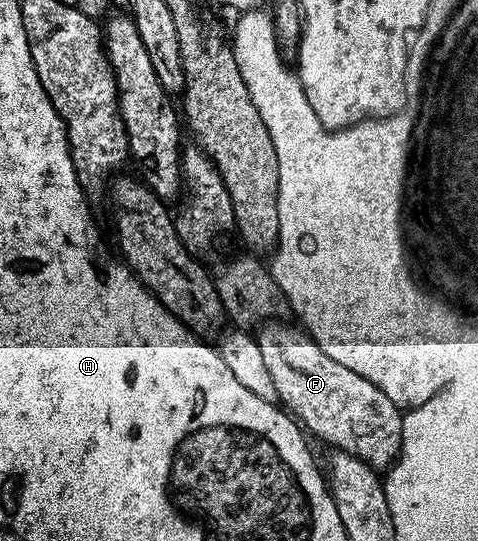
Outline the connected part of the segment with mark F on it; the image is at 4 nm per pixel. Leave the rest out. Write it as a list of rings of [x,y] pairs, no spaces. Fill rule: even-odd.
[[[269,321],[259,328],[256,335],[256,344],[258,349],[262,349],[266,370],[274,381],[277,400],[289,415],[299,420],[309,436],[317,435],[322,442],[329,443],[329,448],[346,451],[377,469],[391,468],[400,456],[402,445],[404,416],[401,408],[397,407],[394,401],[390,401],[390,397],[386,397],[386,393],[378,389],[378,385],[370,385],[370,381],[366,381],[366,377],[358,377],[354,369],[338,365],[334,357],[326,357],[326,353],[322,353],[311,335],[299,326],[296,327],[287,327],[284,321]]]

